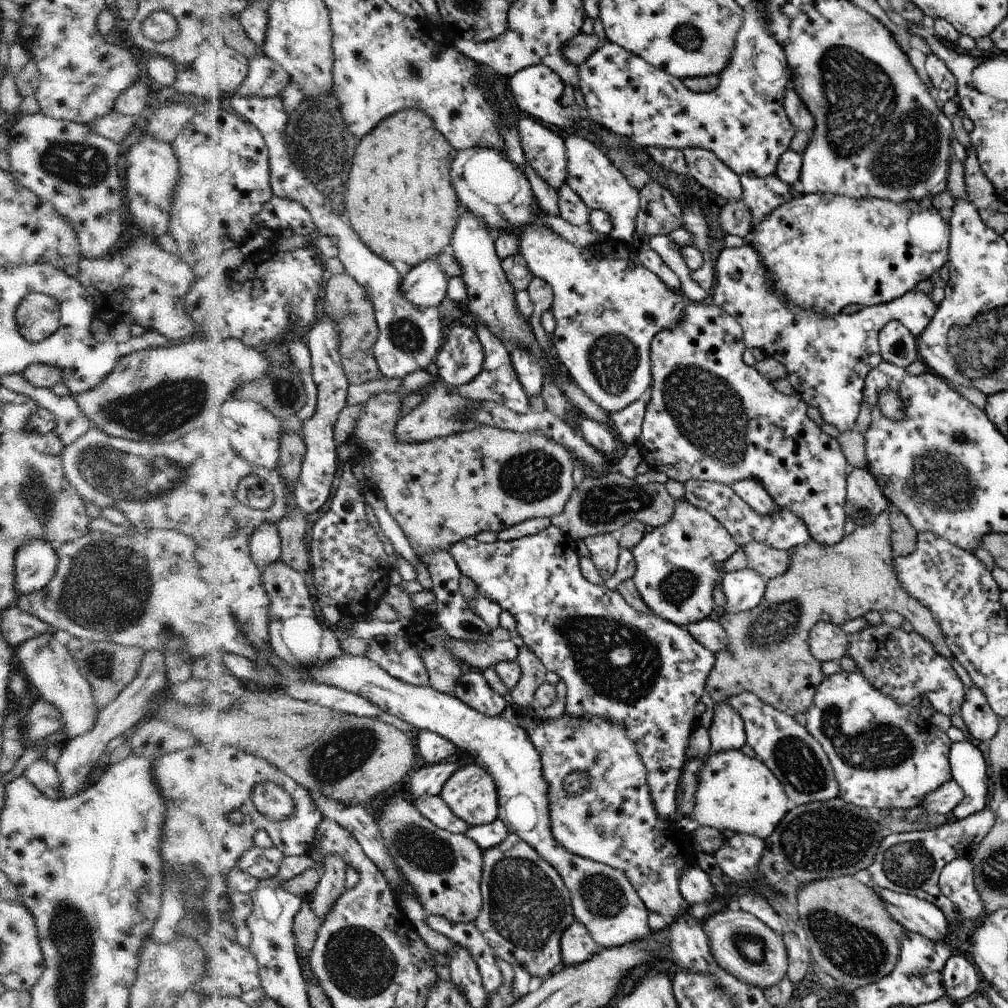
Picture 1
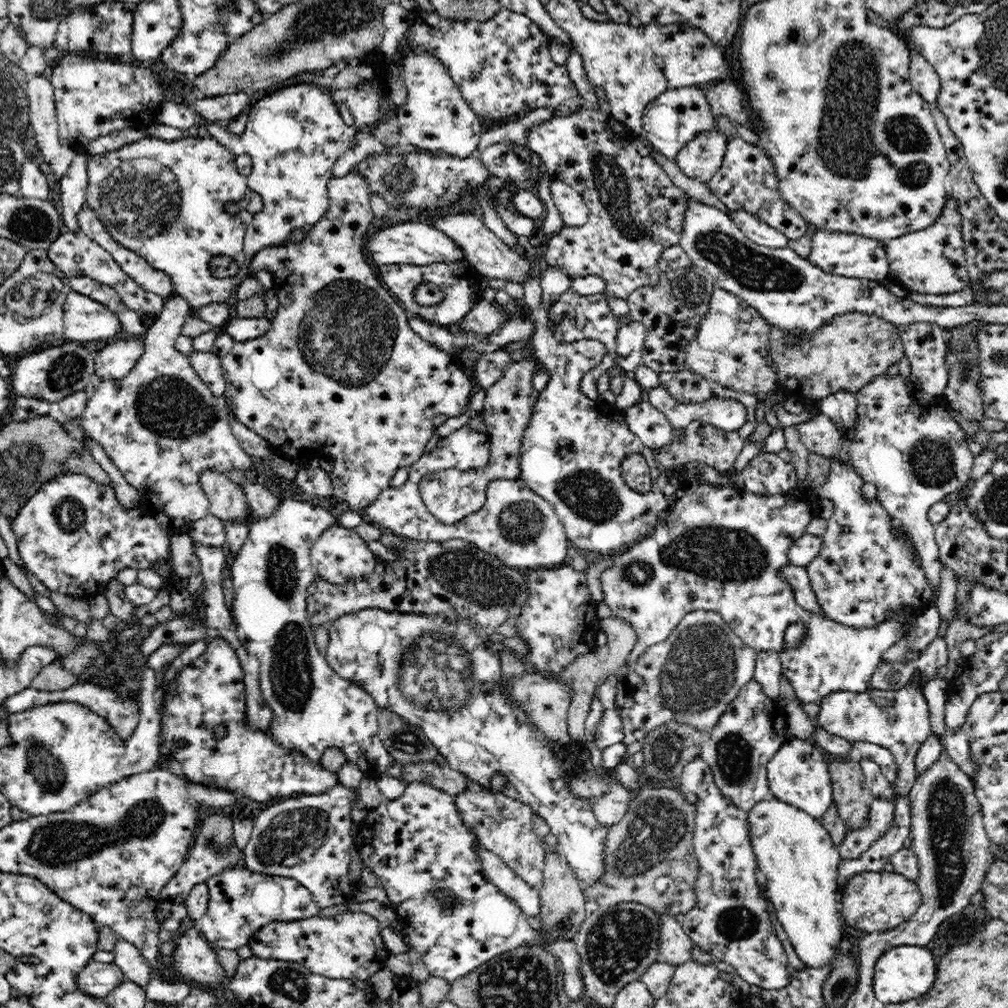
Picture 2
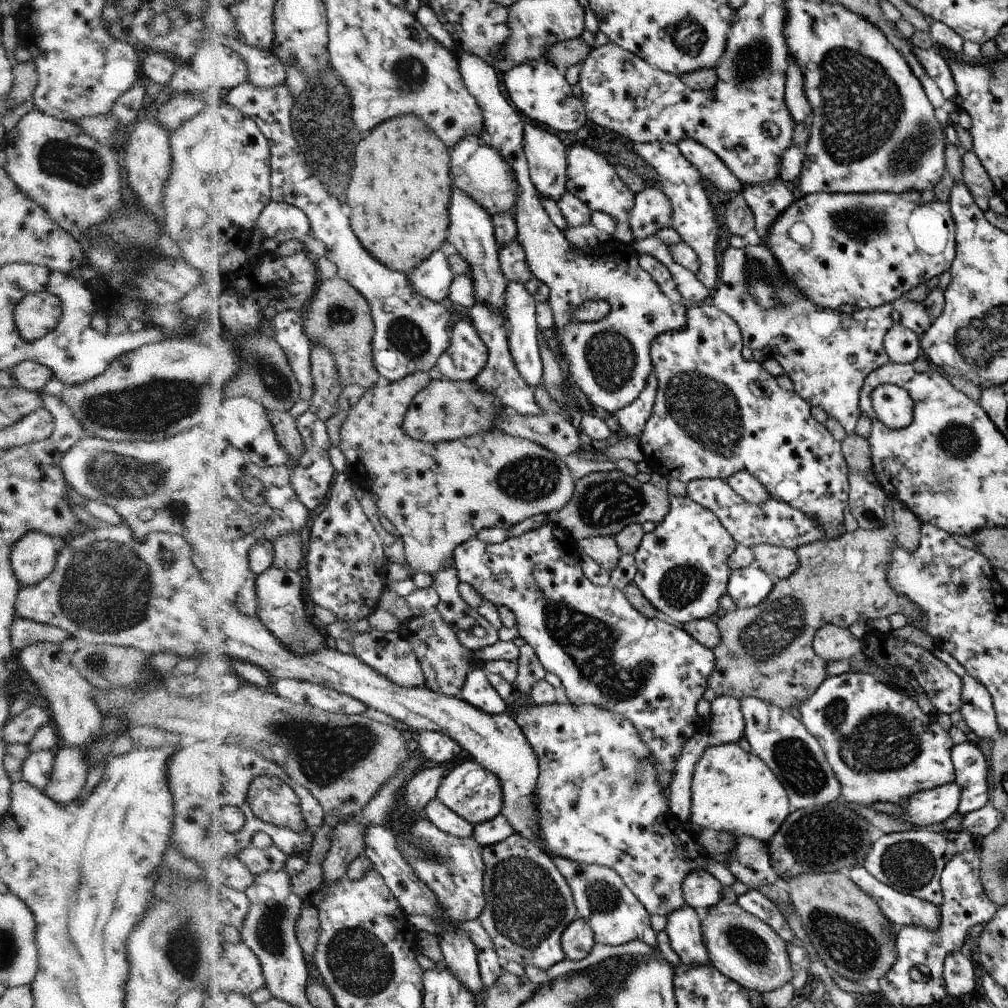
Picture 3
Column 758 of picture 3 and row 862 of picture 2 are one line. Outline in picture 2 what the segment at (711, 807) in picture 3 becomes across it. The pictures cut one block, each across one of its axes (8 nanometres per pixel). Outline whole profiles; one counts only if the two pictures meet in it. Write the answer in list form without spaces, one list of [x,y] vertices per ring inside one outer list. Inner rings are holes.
[[[776,798],[758,802],[752,810],[747,811],[746,820],[750,825],[752,850],[766,886],[767,898],[774,906],[776,918],[788,935],[796,954],[806,967],[826,966],[828,962],[834,962],[839,956],[840,942],[845,938],[842,934],[841,901],[836,882],[838,864],[842,858],[829,832],[819,819]]]

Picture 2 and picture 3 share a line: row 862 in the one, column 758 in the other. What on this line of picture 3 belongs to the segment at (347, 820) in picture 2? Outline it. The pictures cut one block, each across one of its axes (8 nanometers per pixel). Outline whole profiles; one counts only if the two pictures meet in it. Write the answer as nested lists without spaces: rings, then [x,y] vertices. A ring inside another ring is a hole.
[[[765,244],[747,245],[739,249],[728,247],[722,254],[721,281],[716,294],[712,296],[712,302],[738,322],[743,346],[763,350],[767,357],[777,360],[792,380],[796,394],[801,395],[810,406],[823,408],[830,418],[840,422],[848,435],[854,435],[854,428],[862,415],[860,396],[866,378],[889,361],[884,347],[886,332],[898,321],[921,336],[933,324],[931,316],[922,301],[906,298],[899,298],[873,309],[857,309],[847,314],[818,306],[797,288],[797,284],[781,271],[777,259]]]

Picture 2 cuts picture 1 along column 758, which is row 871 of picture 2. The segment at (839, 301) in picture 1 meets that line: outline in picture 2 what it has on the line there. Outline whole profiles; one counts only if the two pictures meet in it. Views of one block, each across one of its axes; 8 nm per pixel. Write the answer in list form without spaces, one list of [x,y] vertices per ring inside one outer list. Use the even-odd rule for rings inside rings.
[[[228,867],[221,873],[211,876],[206,882],[209,888],[209,903],[206,914],[193,921],[194,926],[205,936],[214,946],[226,948],[226,950],[237,950],[241,946],[248,945],[250,936],[262,928],[264,925],[276,920],[302,920],[305,918],[318,916],[320,907],[312,898],[312,893],[298,884],[291,878],[272,877],[270,875],[254,873],[244,867]]]

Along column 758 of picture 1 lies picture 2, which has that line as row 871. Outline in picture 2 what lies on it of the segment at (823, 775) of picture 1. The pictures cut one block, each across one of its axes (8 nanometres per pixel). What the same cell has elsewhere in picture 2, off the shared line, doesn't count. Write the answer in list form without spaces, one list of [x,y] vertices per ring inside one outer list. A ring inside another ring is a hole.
[[[698,756],[684,766],[680,790],[696,794],[693,847],[698,859],[698,878],[694,882],[694,908],[684,914],[681,927],[695,946],[736,968],[748,984],[764,990],[782,990],[790,982],[791,966],[782,942],[768,915],[768,899],[760,893],[758,861],[751,845],[747,811],[722,796],[710,765]]]

